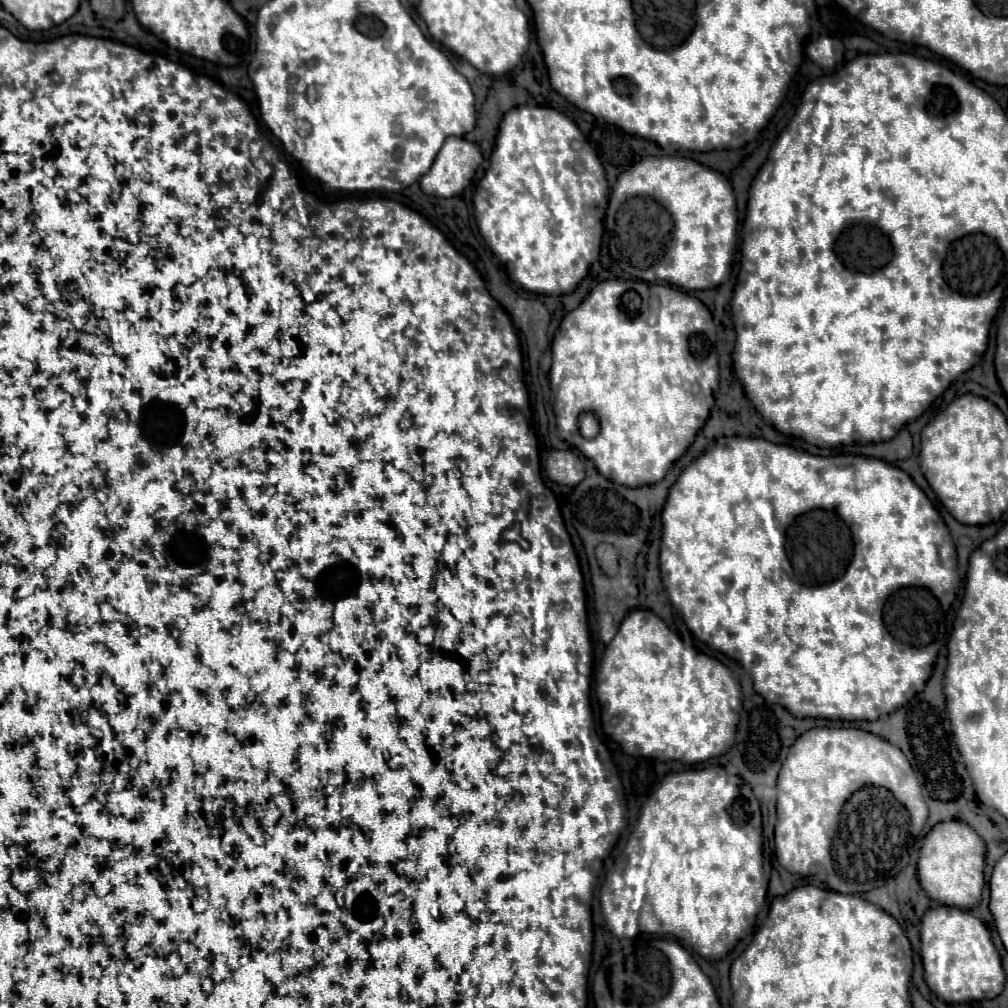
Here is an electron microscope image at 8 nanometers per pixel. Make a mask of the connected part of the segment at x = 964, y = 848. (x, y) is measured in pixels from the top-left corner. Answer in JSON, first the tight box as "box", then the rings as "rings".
{"box":[918,820,984,910],"rings":[[[960,820],[936,824],[924,838],[918,860],[918,880],[924,892],[946,906],[970,910],[982,896],[984,886],[984,840]]]}

